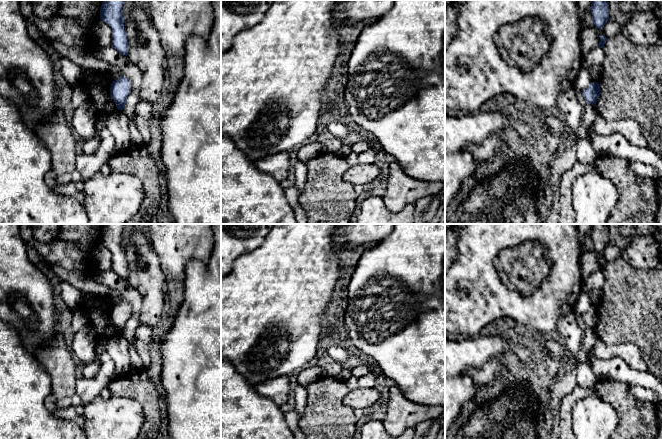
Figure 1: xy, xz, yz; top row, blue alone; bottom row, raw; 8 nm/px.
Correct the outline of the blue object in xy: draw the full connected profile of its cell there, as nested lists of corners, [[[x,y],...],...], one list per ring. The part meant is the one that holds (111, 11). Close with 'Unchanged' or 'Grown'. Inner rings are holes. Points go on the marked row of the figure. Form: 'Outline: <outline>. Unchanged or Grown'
Outline: [[[103,0],[100,7],[100,20],[112,29],[112,47],[121,55],[128,55],[129,44],[124,27],[124,0]]]. Unchanged

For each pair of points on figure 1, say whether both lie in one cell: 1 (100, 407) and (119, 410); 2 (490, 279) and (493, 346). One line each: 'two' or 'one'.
1: one
2: two

